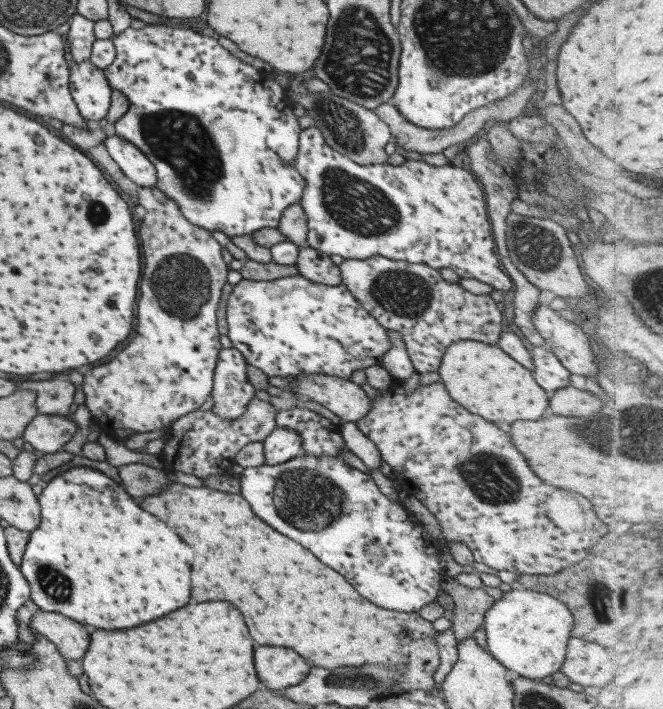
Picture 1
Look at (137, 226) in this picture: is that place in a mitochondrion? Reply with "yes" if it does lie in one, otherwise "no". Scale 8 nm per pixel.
no

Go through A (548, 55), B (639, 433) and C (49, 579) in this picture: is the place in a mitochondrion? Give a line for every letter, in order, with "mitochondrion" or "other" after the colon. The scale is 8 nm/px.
A: other
B: mitochondrion
C: mitochondrion

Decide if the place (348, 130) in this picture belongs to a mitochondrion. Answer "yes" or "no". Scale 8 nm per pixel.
yes

